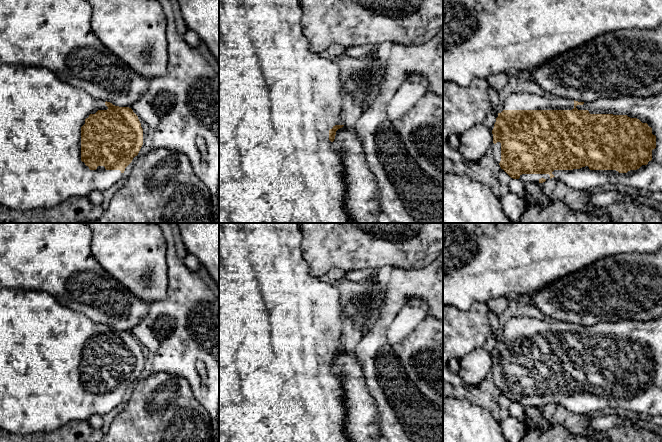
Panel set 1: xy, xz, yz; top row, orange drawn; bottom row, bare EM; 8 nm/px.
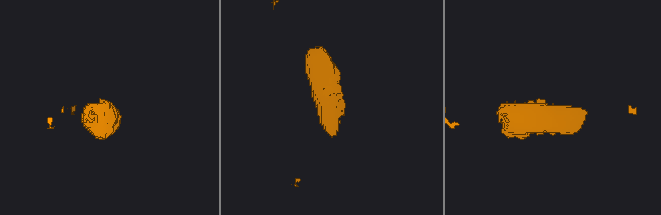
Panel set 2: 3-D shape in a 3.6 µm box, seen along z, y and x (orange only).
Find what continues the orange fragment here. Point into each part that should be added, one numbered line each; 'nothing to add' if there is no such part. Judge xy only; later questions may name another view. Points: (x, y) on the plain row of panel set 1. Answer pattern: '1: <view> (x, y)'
1: xy (41, 341)

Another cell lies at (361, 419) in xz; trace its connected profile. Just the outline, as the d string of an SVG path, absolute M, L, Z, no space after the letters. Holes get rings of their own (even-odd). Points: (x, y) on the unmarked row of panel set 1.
M343 350L336 355L335 363L332 367L338 371L338 379L344 390L345 436L350 442L378 442L381 438L378 427L378 409L368 390L357 355L349 354L346 350Z

